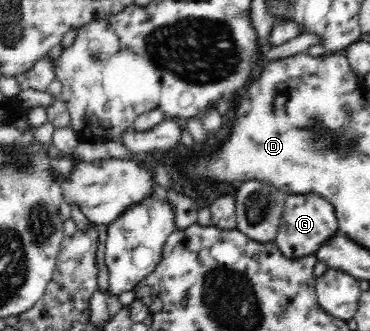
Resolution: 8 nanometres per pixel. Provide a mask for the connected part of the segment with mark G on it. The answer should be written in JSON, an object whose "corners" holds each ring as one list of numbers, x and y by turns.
{"corners":[[315,193,289,194,286,197,279,229,274,239,275,245,286,258,295,260,313,254,325,245,339,229,335,208,329,200]]}

